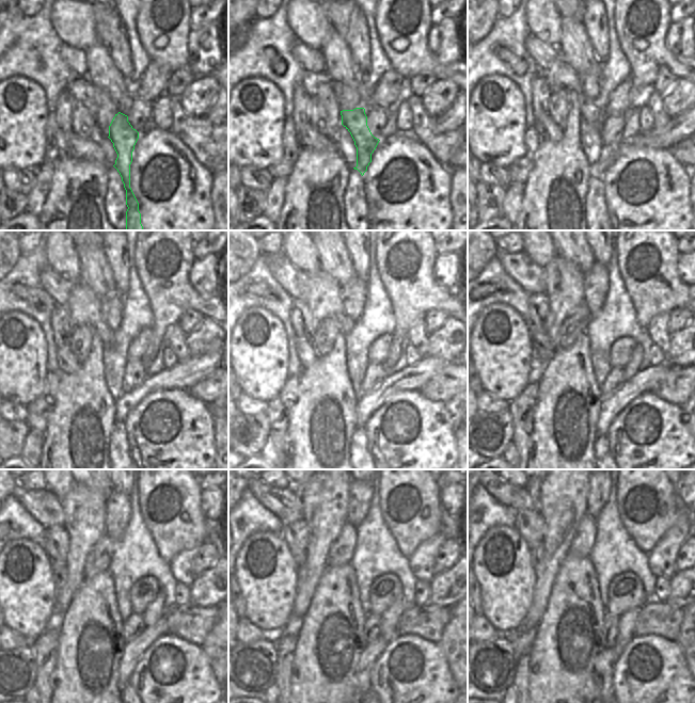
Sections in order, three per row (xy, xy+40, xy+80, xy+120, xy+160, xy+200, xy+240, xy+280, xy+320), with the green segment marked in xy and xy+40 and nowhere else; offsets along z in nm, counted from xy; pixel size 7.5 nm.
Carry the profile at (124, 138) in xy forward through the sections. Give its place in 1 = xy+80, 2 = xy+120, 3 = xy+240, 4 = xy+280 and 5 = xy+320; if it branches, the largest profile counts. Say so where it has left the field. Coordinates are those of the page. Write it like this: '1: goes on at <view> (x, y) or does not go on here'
1: goes on at xy+80 (561, 77)
2: goes on at xy+120 (84, 306)
3: goes on at xy+240 (84, 510)
4: goes on at xy+280 (325, 497)
5: goes on at xy+320 (563, 504)

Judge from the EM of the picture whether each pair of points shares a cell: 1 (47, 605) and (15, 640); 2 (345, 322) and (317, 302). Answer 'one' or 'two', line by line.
1: two
2: one

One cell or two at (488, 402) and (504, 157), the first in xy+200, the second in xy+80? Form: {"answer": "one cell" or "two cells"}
{"answer": "two cells"}

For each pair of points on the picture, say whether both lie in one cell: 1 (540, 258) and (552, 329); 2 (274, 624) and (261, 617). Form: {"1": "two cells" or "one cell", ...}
{"1": "two cells", "2": "one cell"}

